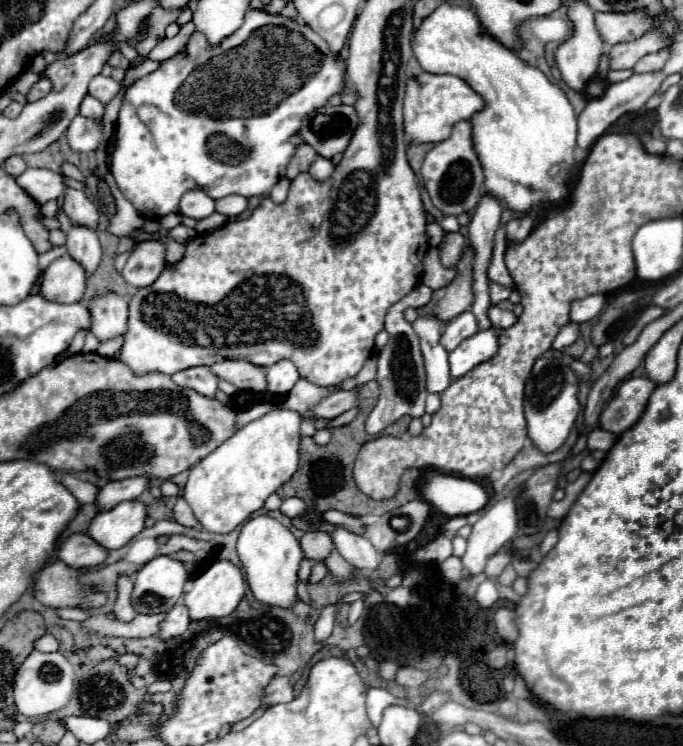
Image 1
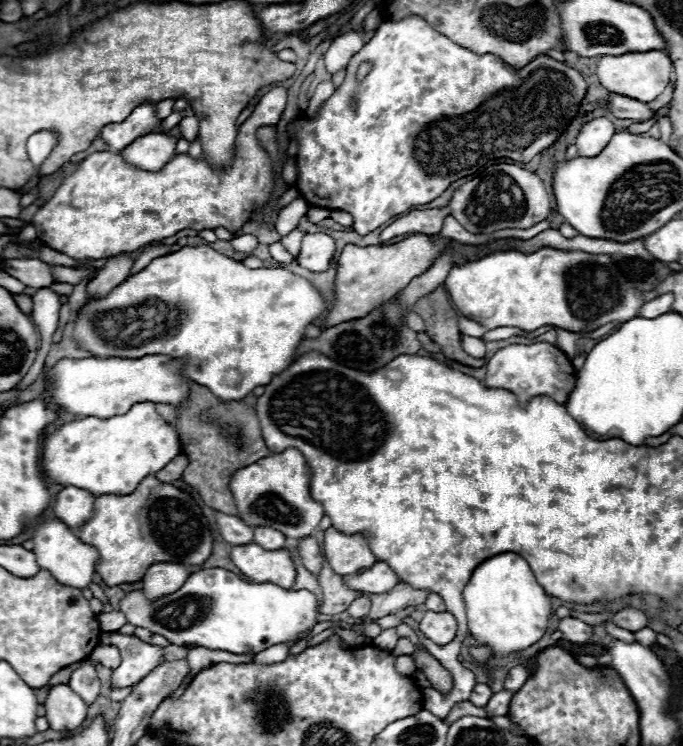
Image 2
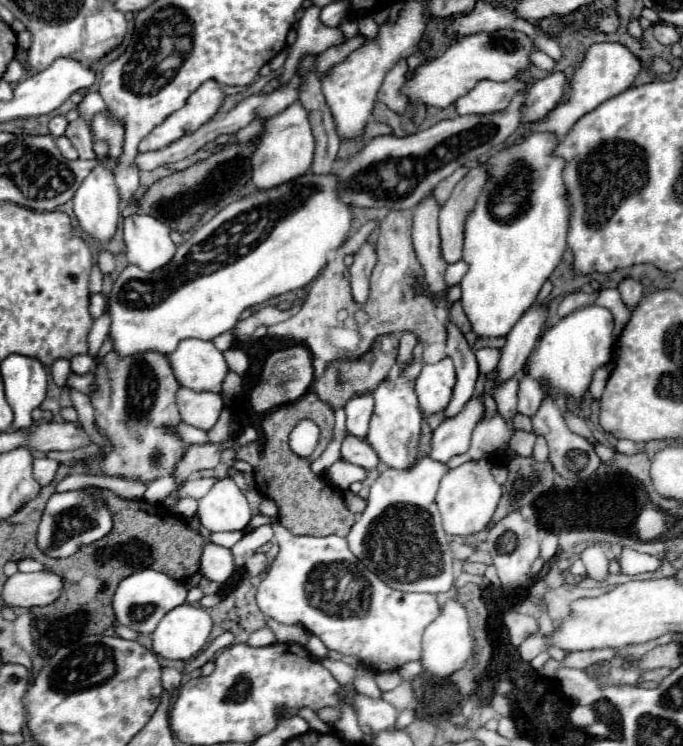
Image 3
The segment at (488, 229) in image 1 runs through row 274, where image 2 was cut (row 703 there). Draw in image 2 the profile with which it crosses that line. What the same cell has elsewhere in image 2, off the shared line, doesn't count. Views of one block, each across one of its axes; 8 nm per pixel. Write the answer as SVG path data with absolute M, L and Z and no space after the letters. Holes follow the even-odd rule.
M476 684L468 700L470 700L472 704L476 704L476 706L486 706L490 698L492 698L492 690L490 690L490 686L488 686L488 684Z

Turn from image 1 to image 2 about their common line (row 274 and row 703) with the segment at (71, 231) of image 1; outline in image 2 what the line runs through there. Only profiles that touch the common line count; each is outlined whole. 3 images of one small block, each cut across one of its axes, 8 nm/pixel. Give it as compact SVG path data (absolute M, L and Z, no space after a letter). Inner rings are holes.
M92 658L82 660L80 666L72 672L68 684L86 704L92 704L100 694L100 680L96 676L94 660Z

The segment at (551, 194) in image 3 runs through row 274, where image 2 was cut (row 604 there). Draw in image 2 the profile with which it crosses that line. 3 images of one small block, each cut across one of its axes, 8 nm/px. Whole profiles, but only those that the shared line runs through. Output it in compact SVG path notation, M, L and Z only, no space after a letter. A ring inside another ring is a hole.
M502 552L480 562L468 580L462 598L472 638L482 646L490 646L496 656L506 656L536 644L544 636L552 616L550 596L536 582L528 562L514 552Z

